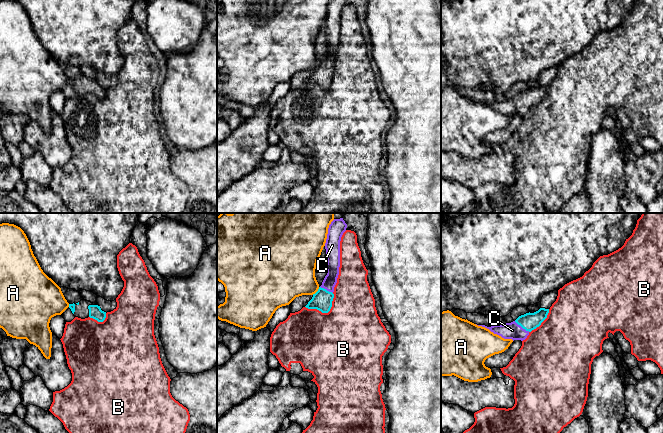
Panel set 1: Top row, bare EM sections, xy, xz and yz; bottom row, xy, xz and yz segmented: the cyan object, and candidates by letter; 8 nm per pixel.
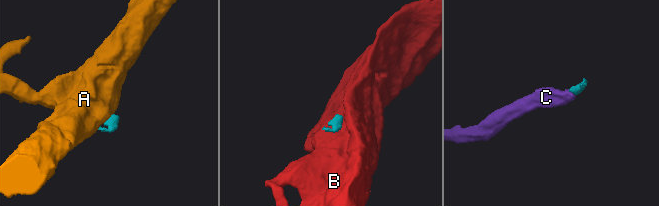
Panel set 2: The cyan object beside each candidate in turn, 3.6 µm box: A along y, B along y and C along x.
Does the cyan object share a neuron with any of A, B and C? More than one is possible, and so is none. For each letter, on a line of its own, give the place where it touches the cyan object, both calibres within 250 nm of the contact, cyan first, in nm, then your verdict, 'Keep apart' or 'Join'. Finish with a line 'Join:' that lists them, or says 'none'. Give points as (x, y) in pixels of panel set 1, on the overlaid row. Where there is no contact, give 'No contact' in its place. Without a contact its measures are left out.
A: Touches cyan at xz (317, 291). Thickness 160 nm (cyan) against 380 nm. Keep apart
B: Touches cyan at xz (325, 312). Thickness 160 nm (cyan) against 500 nm. Keep apart
C: Touches cyan at yz (522, 327). Thickness 140 nm (cyan) against 130 nm. Join
Join: C

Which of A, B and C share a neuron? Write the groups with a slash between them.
A / B / C

